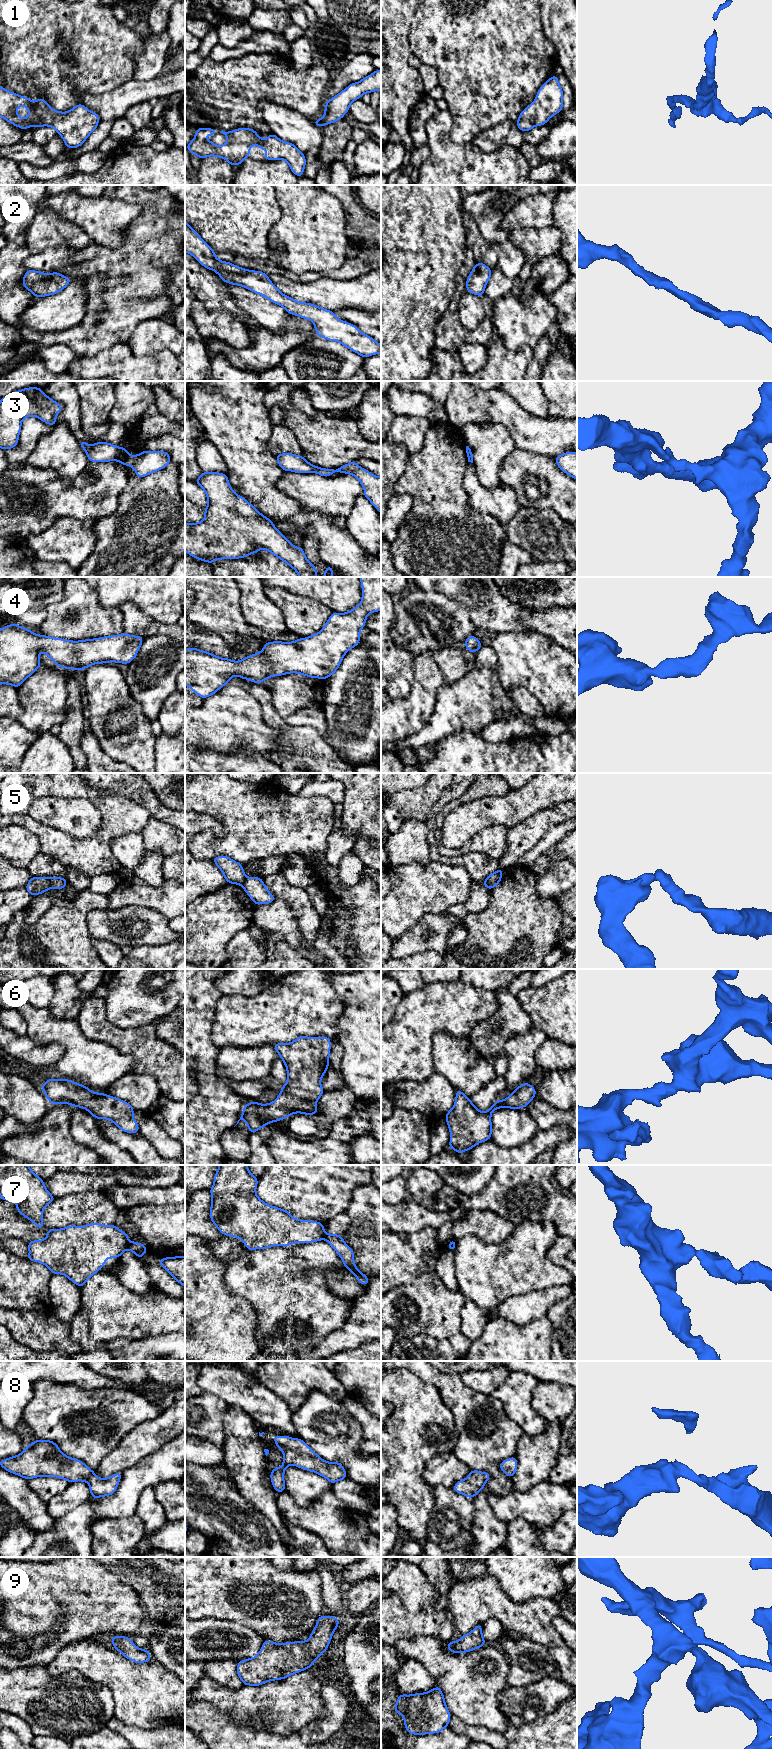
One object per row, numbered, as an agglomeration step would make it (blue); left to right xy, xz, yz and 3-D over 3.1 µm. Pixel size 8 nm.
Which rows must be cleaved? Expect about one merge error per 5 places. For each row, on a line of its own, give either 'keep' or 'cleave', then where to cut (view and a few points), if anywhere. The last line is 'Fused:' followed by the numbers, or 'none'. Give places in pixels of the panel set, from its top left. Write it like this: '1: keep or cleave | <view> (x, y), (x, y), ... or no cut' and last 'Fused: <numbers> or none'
1: keep | no cut
2: keep | no cut
3: cleave | xy (119, 448), (116, 459)
4: keep | no cut
5: cleave | xy (47, 878), (50, 887)
6: keep | no cut
7: cleave | xy (129, 1241), (127, 1248)
8: keep | no cut
9: keep | no cut
Fused: 3, 5, 7

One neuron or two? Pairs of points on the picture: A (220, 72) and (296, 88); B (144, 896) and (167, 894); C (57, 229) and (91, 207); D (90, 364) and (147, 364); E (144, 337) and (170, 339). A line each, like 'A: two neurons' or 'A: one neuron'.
A: one neuron
B: one neuron
C: two neurons
D: one neuron
E: one neuron

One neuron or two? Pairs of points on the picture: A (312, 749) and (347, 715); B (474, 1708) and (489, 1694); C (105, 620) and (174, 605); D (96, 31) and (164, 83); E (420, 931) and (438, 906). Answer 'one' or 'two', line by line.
A: two
B: one
C: two
D: two
E: two

